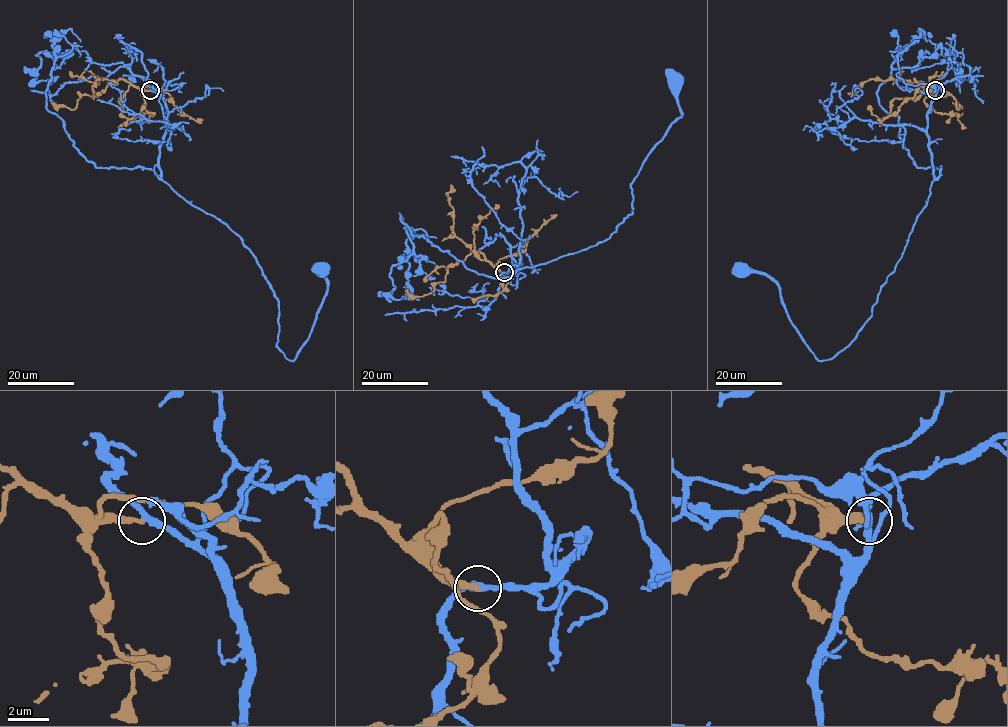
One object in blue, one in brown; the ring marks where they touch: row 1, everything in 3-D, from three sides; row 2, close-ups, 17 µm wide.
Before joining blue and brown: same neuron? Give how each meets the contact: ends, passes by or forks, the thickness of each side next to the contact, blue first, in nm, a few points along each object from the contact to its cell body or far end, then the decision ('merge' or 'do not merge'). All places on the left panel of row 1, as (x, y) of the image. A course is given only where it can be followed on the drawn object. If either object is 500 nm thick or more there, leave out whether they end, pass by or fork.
blue passes by; brown ends; calibres 280 and 280 nm; course blue (151, 90), (167, 115), (161, 178), (253, 254), (278, 303), (277, 346), (288, 360), (325, 295), (320, 271); course brown (151, 90), (140, 90), (127, 81), (118, 79), (93, 97), (80, 94), (74, 108), (54, 105), (54, 102); do not merge

